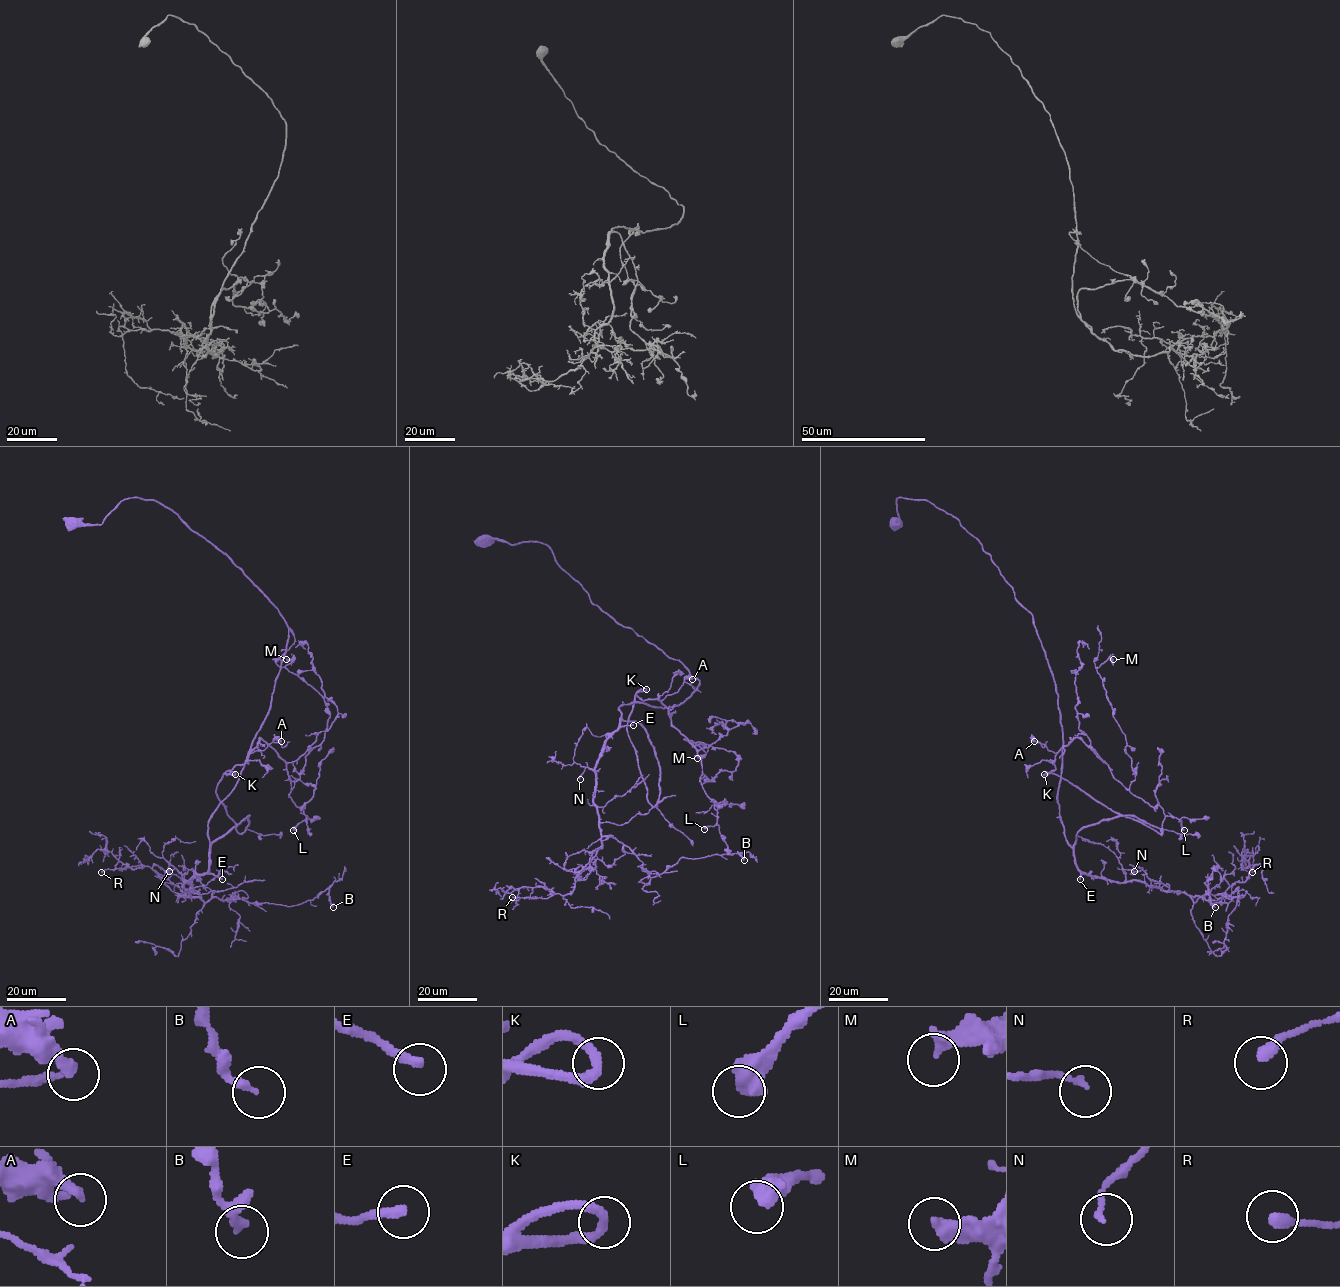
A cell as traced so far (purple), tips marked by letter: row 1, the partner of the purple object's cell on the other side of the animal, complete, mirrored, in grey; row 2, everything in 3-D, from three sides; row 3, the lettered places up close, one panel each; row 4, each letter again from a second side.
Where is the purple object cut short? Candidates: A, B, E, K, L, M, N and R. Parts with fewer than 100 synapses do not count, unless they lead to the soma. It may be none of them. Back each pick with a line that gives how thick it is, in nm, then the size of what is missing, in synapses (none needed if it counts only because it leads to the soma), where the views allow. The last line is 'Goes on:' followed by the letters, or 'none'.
E: calibre 280 nm; 120 synapses
Goes on: E

